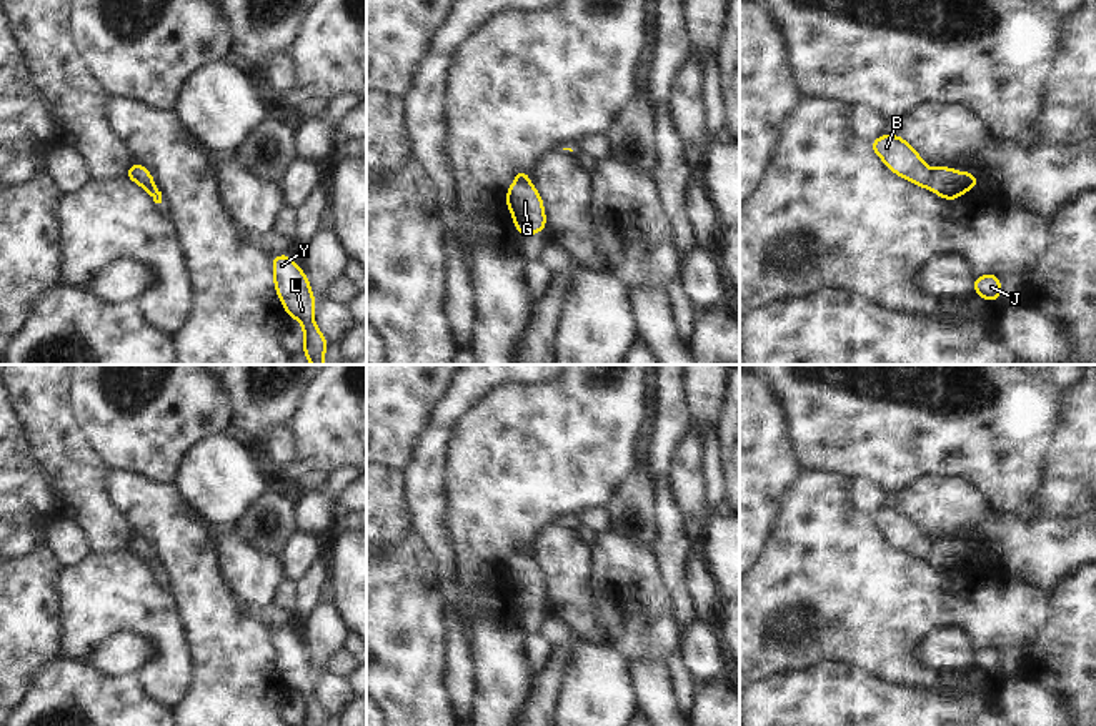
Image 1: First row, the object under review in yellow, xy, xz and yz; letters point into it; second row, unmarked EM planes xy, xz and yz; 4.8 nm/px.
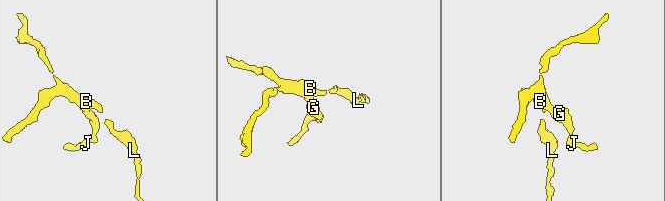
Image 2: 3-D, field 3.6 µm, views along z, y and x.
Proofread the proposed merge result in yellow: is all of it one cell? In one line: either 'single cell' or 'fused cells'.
fused cells

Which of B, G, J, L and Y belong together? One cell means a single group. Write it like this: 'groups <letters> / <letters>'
groups B L Y / G J

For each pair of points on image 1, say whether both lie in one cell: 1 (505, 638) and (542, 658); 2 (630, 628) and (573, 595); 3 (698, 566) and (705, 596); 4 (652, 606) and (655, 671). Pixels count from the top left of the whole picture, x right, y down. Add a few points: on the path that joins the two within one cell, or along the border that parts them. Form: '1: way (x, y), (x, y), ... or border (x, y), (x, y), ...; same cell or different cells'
1: border (525, 636), (525, 661), (532, 673); different cells
2: border (593, 566), (590, 571), (592, 613), (608, 643); different cells
3: way (698, 573), (702, 590); same cell
4: border (628, 660), (660, 660), (665, 663); different cells

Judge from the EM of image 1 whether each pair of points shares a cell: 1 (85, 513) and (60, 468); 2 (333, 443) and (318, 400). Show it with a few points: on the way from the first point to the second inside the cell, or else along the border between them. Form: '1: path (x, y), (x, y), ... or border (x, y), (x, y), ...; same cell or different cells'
1: path (84, 502), (80, 488), (72, 480); same cell
2: path (333, 433), (333, 415), (328, 410); same cell

